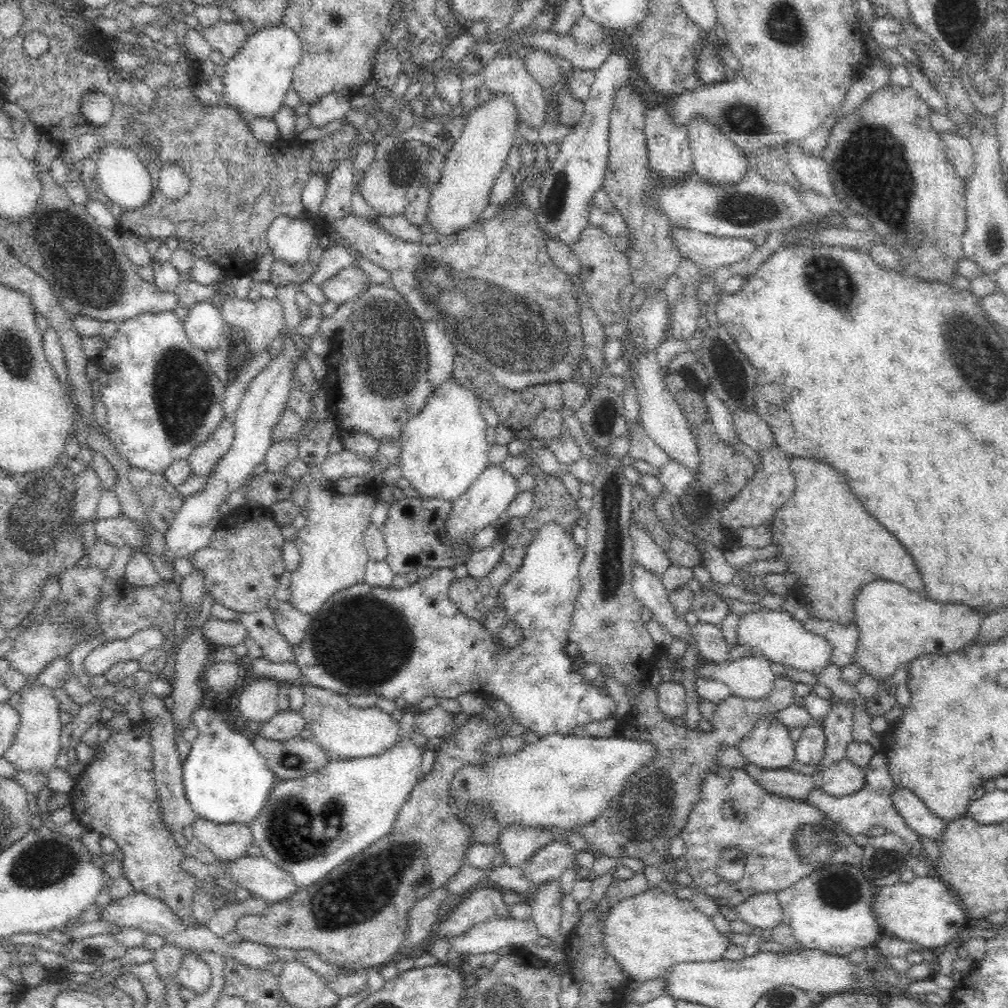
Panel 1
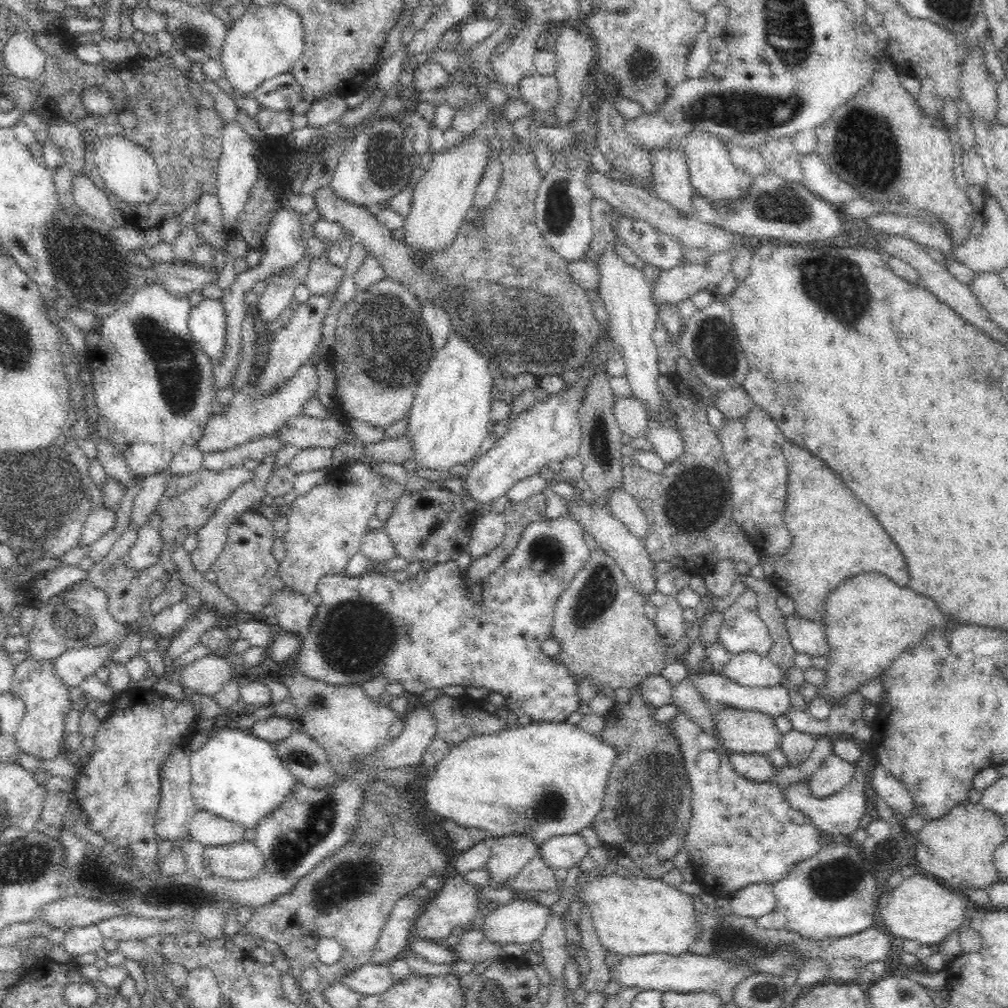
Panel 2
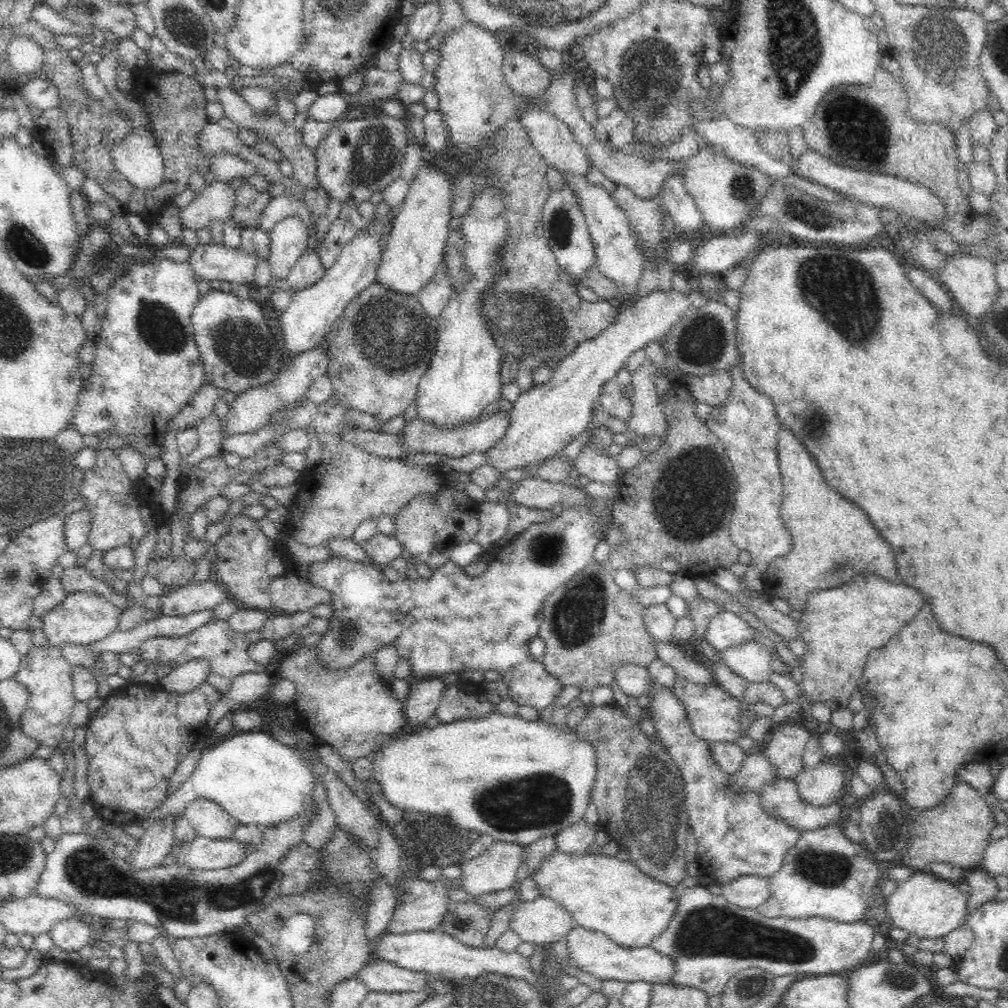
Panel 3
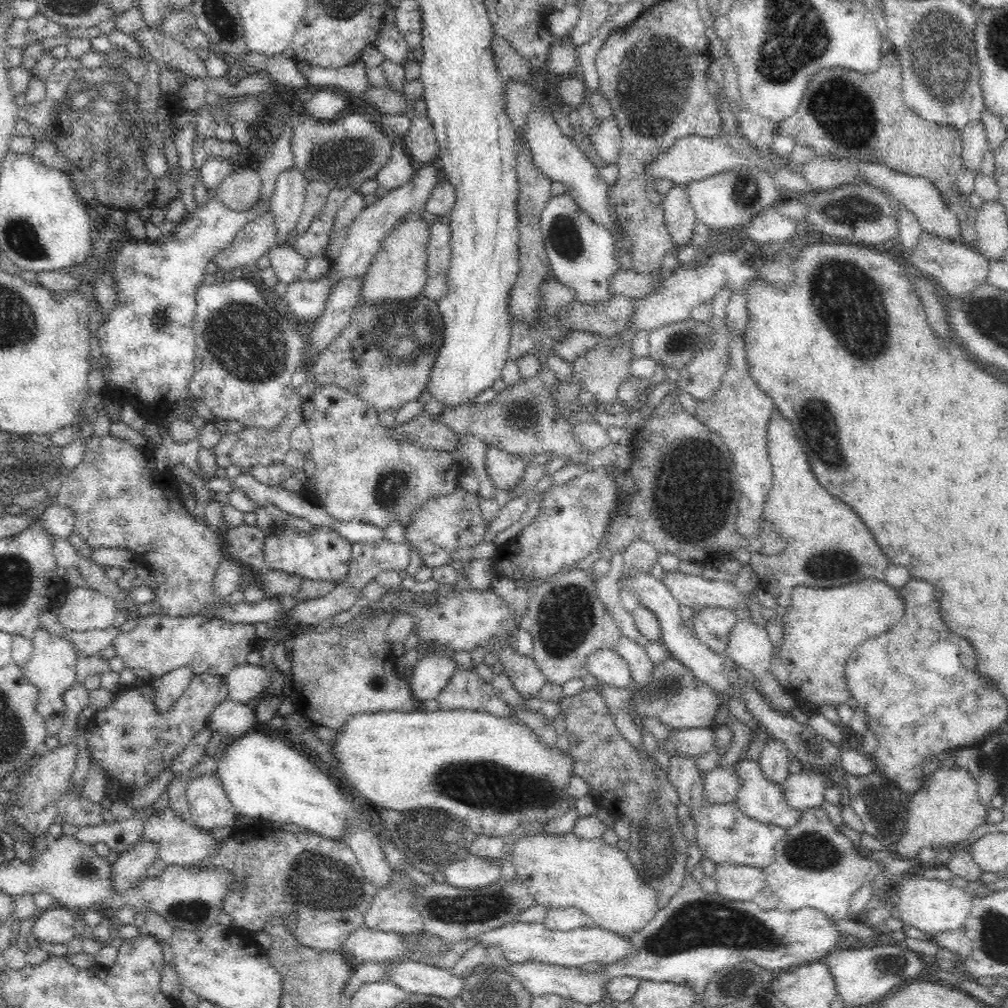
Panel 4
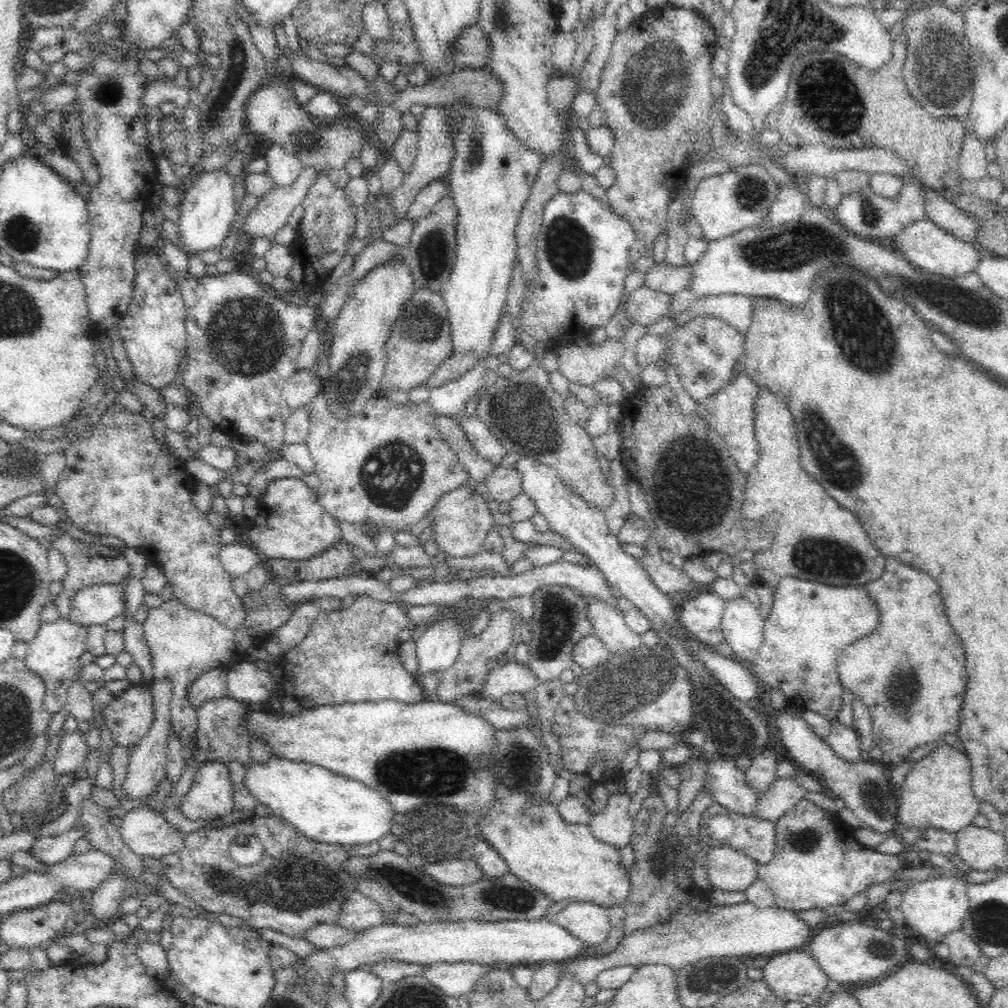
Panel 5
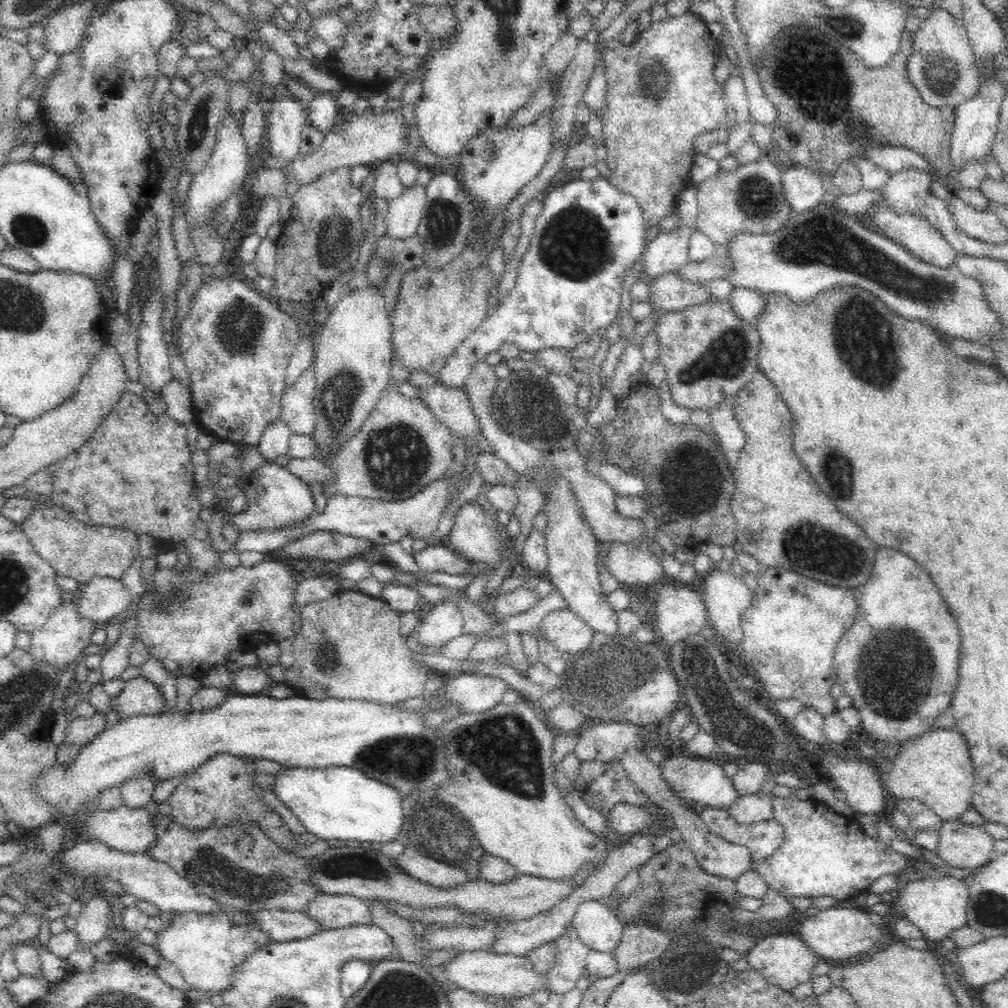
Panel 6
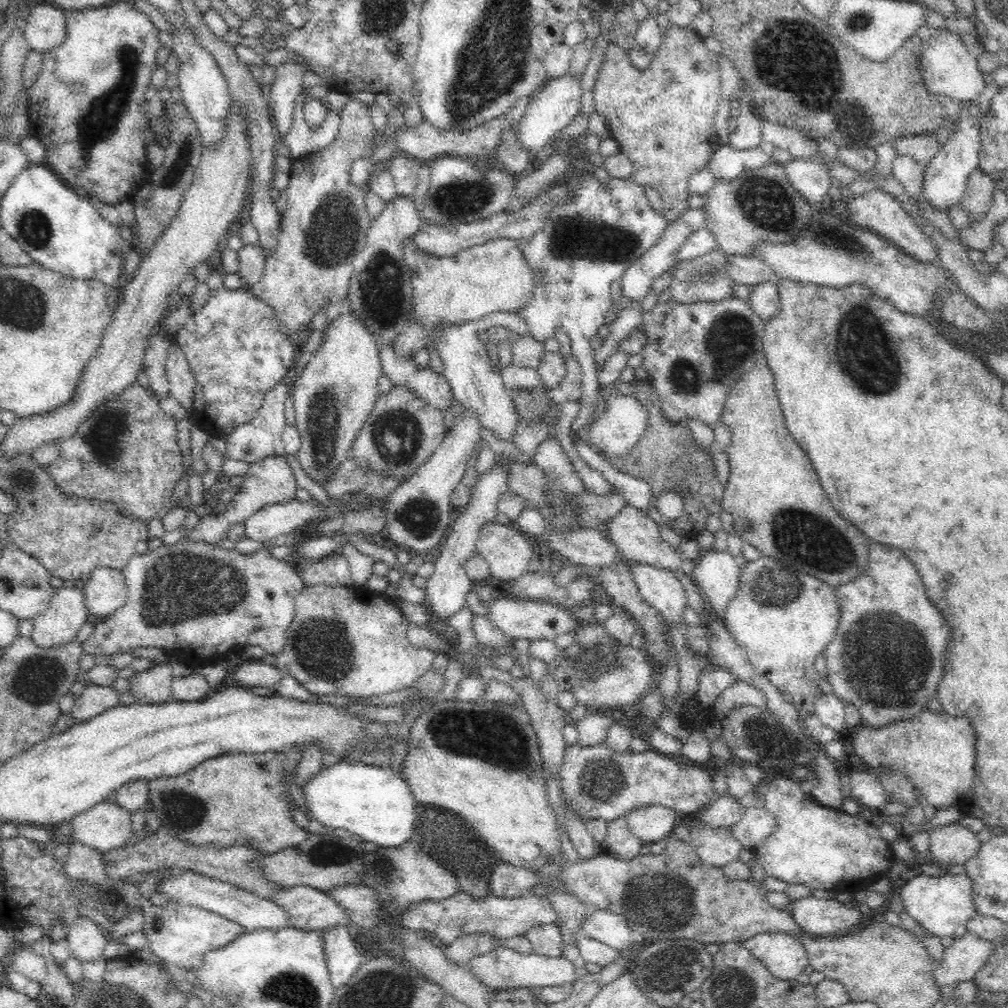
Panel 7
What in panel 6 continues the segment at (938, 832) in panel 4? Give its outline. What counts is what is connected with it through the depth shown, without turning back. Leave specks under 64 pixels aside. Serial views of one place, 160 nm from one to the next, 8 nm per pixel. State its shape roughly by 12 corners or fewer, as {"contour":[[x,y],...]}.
{"contour":[[930,729],[873,762],[888,795],[942,822],[972,808],[973,766],[956,729]]}

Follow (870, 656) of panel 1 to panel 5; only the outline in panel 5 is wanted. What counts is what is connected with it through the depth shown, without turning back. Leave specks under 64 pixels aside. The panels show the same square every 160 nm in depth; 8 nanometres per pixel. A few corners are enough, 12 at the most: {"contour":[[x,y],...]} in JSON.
{"contour":[[782,578],[751,669],[837,718],[838,660],[878,628],[862,587]]}

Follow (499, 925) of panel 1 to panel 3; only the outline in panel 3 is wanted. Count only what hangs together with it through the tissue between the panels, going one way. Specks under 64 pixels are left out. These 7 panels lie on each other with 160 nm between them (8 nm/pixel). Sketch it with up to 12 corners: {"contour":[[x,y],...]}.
{"contour":[[542,896],[516,903],[508,929],[521,942],[557,941],[573,925],[560,903]]}

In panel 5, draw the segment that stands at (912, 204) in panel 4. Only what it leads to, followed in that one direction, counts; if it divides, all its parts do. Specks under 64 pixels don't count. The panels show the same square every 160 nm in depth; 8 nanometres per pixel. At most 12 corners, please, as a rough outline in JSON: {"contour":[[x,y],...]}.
{"contour":[[923,188],[924,213],[938,228],[974,243],[976,219]]}

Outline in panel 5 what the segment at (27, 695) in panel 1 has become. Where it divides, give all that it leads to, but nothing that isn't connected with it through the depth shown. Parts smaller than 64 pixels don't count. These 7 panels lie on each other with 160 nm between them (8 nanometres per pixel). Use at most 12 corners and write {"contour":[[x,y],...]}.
{"contour":[[67,617],[42,623],[26,667],[44,683],[50,718],[87,650],[88,627]]}

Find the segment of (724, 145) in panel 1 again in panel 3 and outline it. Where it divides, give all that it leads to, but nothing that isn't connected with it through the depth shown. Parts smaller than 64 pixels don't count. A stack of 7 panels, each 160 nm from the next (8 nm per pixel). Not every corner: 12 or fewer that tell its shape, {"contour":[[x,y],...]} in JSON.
{"contour":[[704,143],[683,182],[703,224],[738,229],[771,181]]}

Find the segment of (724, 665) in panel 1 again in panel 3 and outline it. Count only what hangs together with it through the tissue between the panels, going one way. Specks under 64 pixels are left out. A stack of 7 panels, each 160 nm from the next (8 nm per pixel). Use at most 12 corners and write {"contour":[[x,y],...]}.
{"contour":[[756,641],[721,654],[740,678],[770,681],[773,654]]}

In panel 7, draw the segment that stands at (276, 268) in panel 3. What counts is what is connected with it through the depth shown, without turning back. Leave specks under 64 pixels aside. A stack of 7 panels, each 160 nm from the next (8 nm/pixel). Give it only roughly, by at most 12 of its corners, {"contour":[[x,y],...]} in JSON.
{"contour":[[300,64],[278,66],[267,87],[279,141],[292,130],[298,98],[307,91]]}

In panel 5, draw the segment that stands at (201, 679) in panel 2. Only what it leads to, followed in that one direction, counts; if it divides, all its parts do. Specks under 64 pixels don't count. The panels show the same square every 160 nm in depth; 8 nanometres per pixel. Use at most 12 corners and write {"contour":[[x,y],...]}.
{"contour":[[172,679],[154,680],[153,720],[122,786],[144,800],[164,779]]}

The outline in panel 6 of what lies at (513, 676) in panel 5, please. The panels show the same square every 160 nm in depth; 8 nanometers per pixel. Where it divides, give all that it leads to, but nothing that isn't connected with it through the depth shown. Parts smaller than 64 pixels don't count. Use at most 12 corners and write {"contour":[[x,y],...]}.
{"contour":[[462,674],[444,685],[465,712],[502,702],[510,686],[490,675]]}

